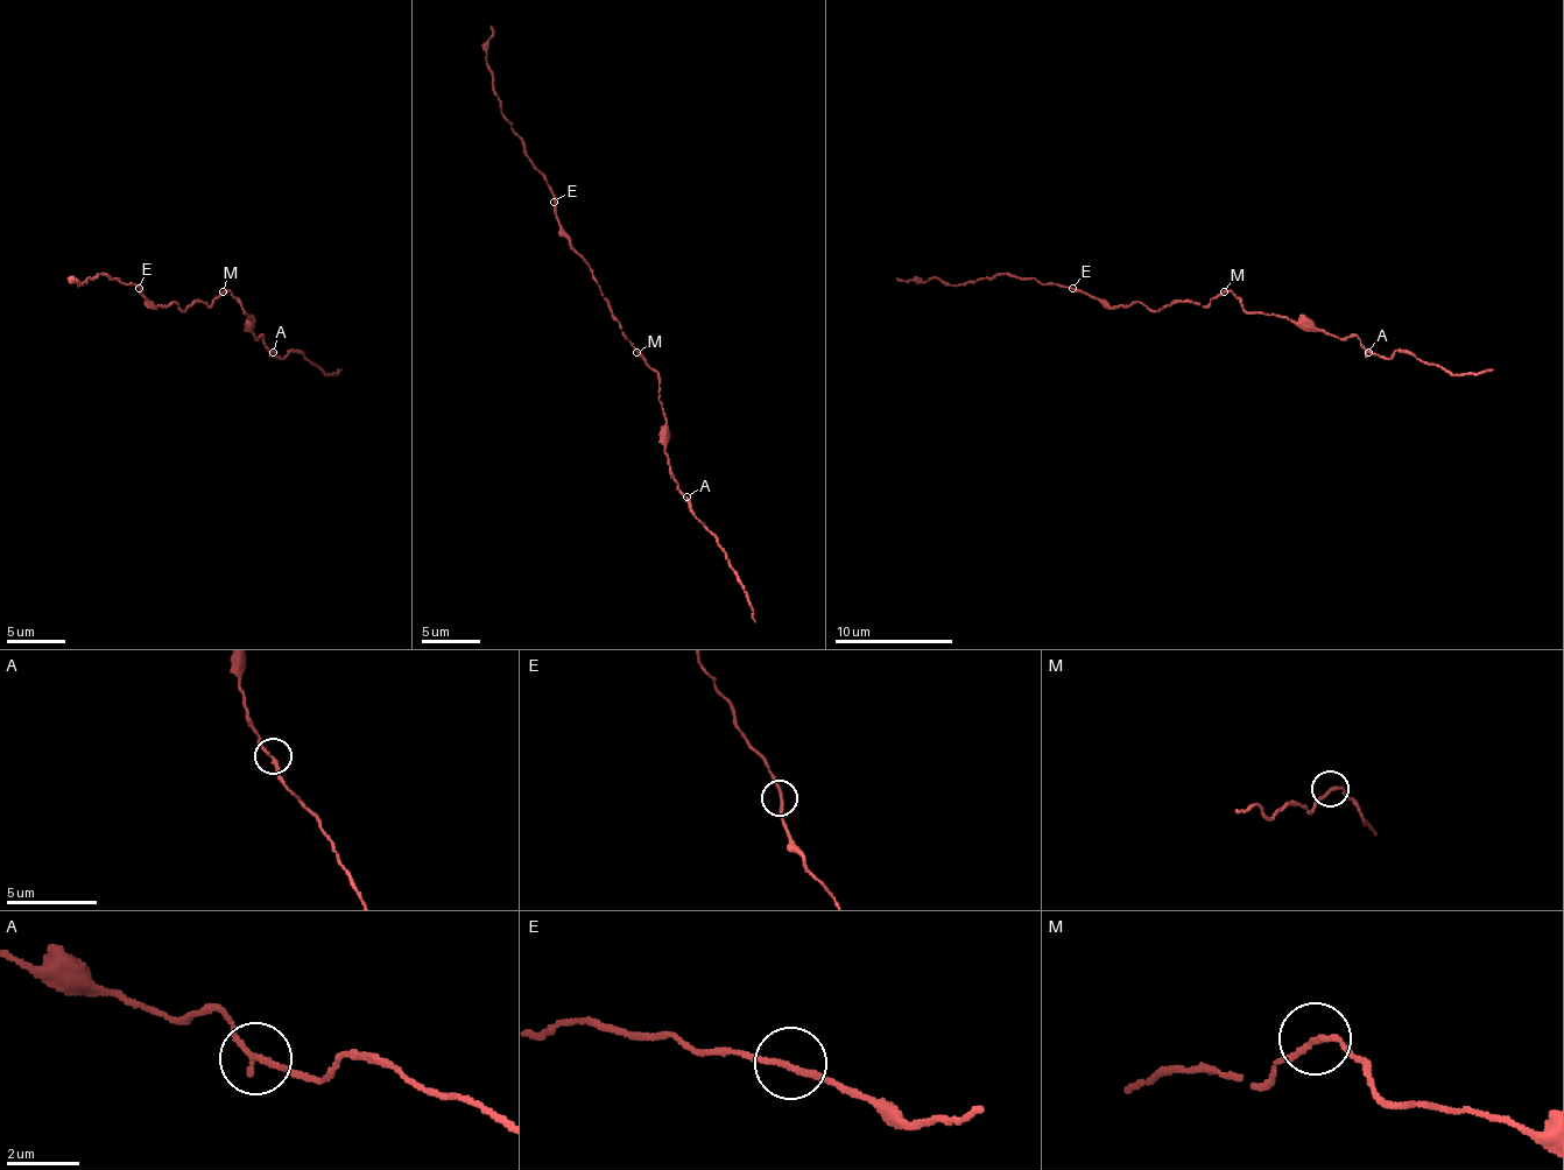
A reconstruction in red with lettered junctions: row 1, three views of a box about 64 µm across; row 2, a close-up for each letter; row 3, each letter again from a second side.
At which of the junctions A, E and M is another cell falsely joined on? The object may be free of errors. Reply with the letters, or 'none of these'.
none of these

